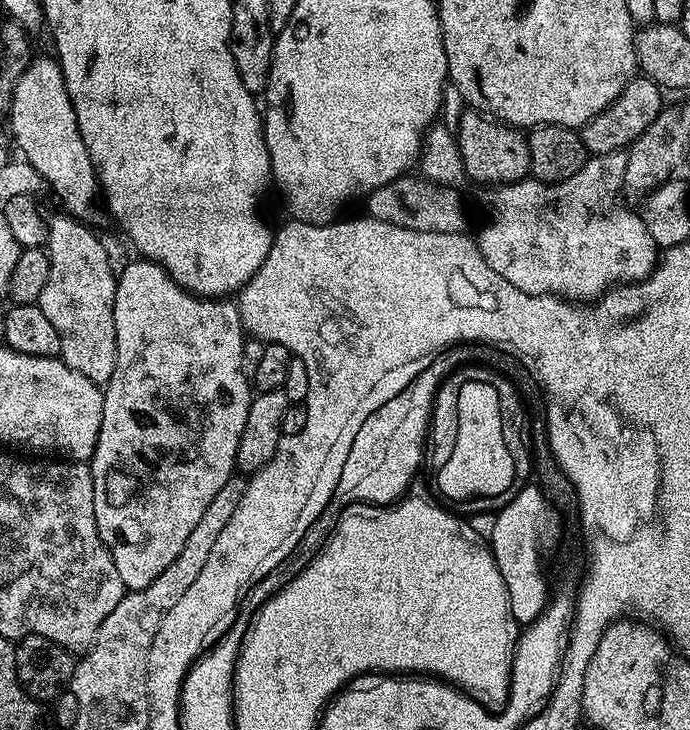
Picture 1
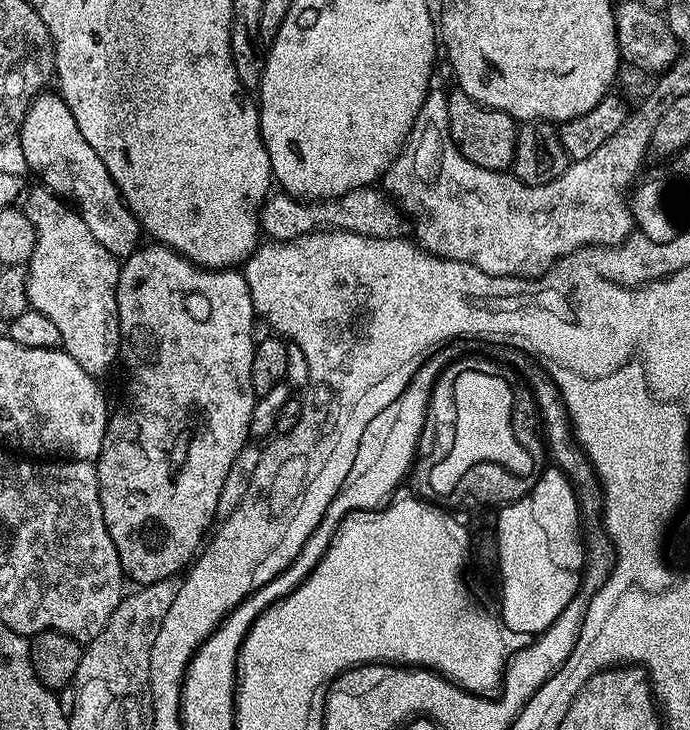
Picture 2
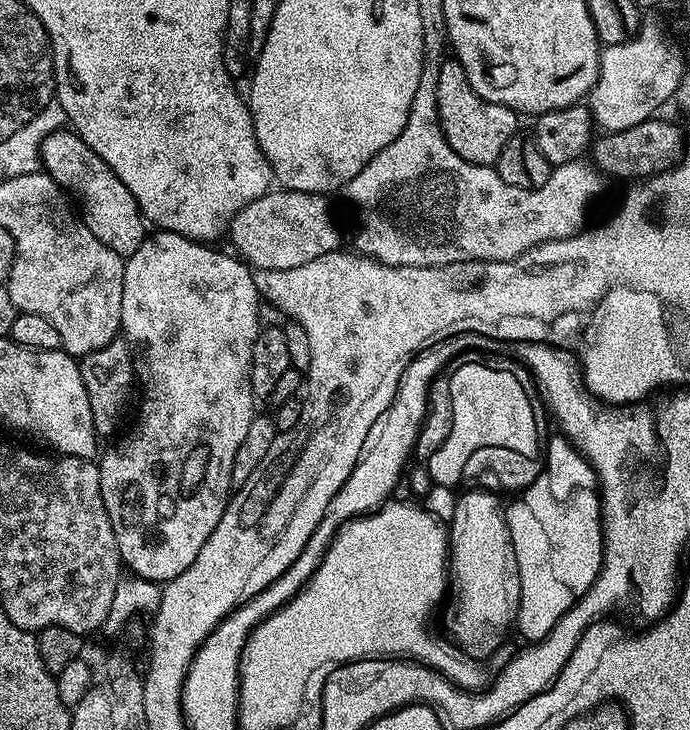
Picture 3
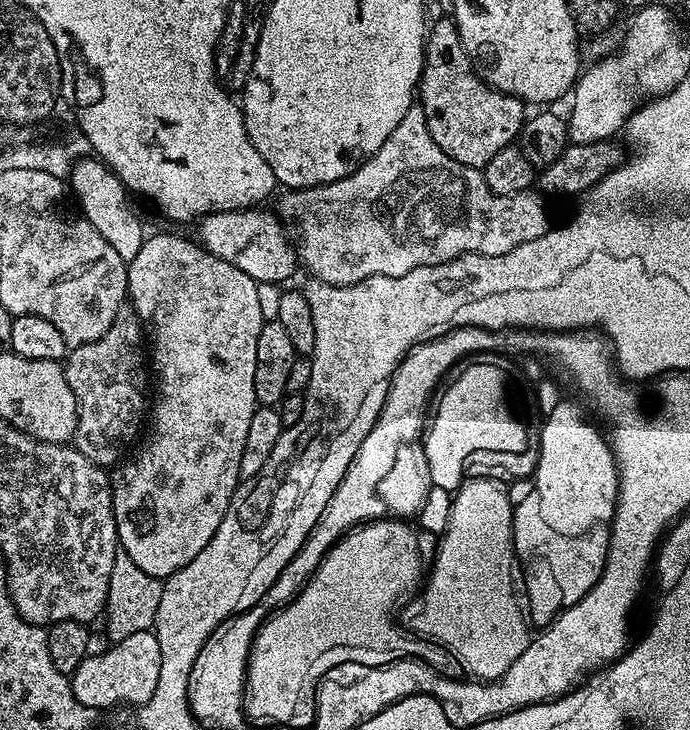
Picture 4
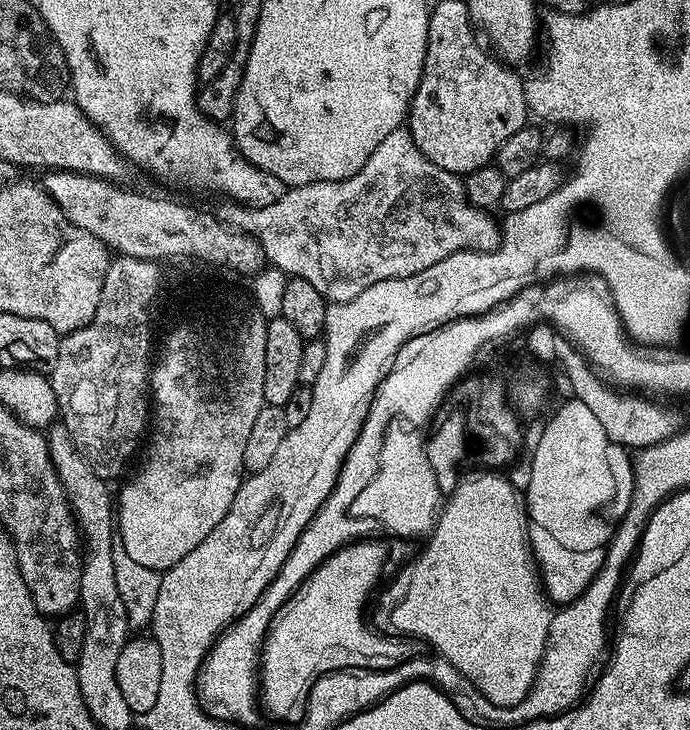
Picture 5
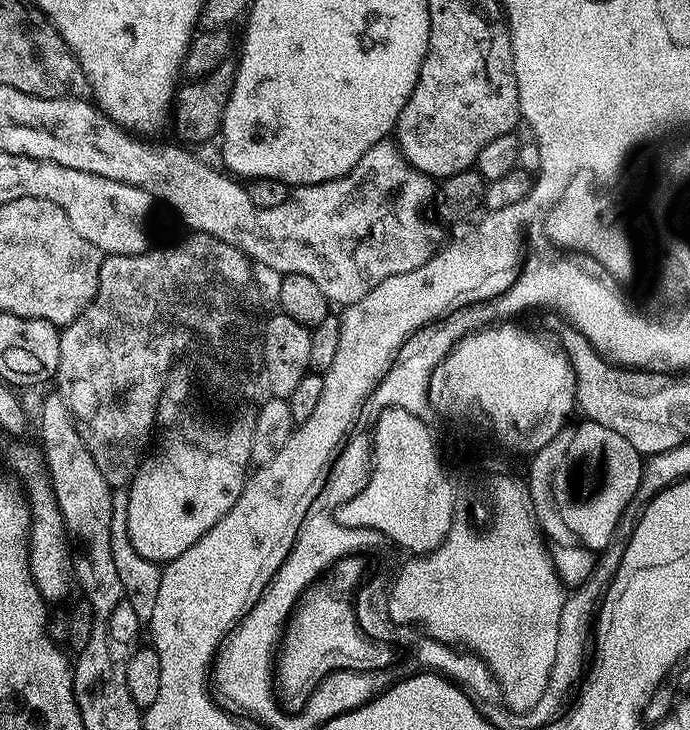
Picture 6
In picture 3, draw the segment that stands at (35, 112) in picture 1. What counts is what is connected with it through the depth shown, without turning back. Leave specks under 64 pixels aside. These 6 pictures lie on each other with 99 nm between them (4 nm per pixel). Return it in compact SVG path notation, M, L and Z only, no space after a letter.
M71 130L51 133L41 142L40 162L43 171L54 178L56 185L64 189L78 208L80 203L79 211L84 225L88 227L90 234L94 234L94 238L98 238L98 242L102 242L102 246L110 246L110 250L114 250L114 254L122 258L138 250L138 246L146 238L146 221L134 194L130 194L126 186L122 186L114 170L110 170L110 166L106 166L106 162L102 162L102 158L94 154L94 150L90 150L90 146L86 146L80 136Z

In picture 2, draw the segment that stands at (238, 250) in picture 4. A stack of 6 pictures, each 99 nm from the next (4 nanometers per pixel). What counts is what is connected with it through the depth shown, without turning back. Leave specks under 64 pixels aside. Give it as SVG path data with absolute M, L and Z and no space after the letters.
M376 186L350 190L333 200L318 200L309 202L297 200L287 194L269 195L259 209L258 219L263 235L272 242L293 240L311 232L335 230L338 232L353 232L363 236L373 236L376 232L389 232L393 238L400 238L409 231L410 224L399 204L387 191Z

